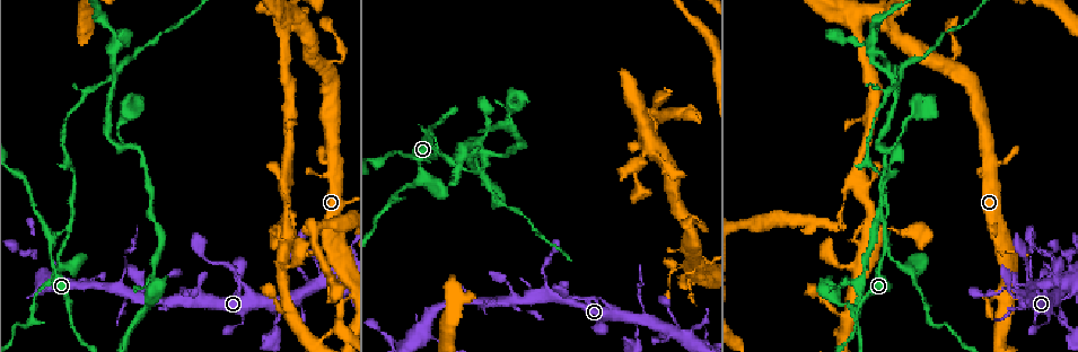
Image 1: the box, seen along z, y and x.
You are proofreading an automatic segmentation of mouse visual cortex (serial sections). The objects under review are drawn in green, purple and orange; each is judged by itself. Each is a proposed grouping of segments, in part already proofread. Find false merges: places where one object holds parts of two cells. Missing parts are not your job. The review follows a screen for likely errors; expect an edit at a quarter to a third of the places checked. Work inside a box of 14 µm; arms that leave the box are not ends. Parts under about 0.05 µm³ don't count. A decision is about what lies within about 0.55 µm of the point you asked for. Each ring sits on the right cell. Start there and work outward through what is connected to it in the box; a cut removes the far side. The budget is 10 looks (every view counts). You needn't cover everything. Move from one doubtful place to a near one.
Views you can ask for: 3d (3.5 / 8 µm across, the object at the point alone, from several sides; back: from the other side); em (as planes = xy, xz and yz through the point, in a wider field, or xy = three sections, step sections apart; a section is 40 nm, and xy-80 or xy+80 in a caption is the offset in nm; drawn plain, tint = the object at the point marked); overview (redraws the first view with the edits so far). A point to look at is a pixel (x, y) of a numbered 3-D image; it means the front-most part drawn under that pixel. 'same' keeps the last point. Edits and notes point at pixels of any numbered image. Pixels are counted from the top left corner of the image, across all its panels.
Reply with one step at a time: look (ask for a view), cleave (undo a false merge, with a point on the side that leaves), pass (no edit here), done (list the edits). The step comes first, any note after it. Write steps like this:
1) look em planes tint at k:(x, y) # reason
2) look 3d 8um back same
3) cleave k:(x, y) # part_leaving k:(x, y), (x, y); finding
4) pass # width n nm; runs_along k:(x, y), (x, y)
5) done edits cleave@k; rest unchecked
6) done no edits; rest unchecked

look 3d 3.5um at 1:(326, 64) # narrows sharply

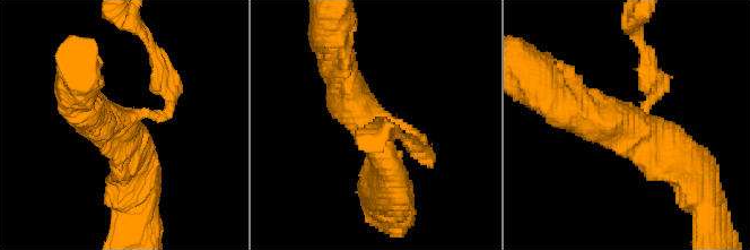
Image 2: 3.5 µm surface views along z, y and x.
cleave 2:(653, 97) # arms 3; arm_widths 150, 450, 500 nm; part_leaving 2:(146, 112), (169, 109), (149, 43); a second cell is stuck on

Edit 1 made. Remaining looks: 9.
look overview

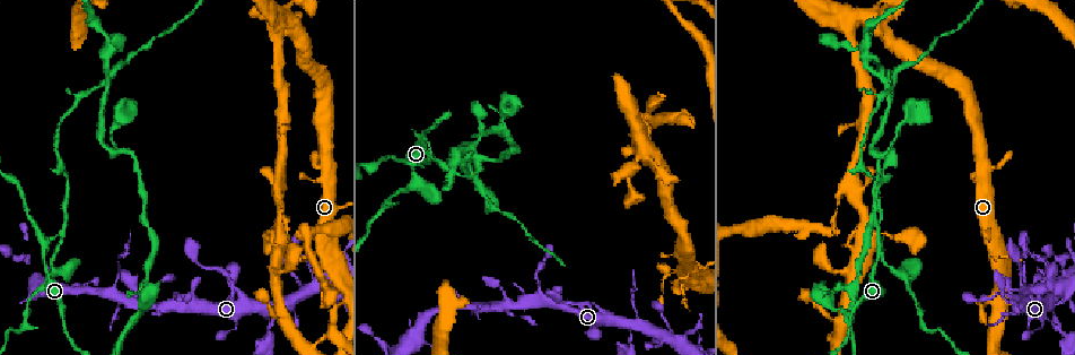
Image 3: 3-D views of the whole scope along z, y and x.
look 3d 3.5um at 3:(676, 342) # two arms in line, one across

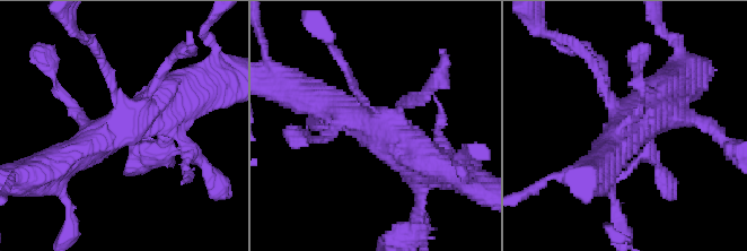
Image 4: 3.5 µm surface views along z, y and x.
pass # runs_along 4:(317, 102), (376, 122), (432, 165); all the same cell

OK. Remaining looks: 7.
look 3d 3.5um at 3:(595, 305) # narrows sharply

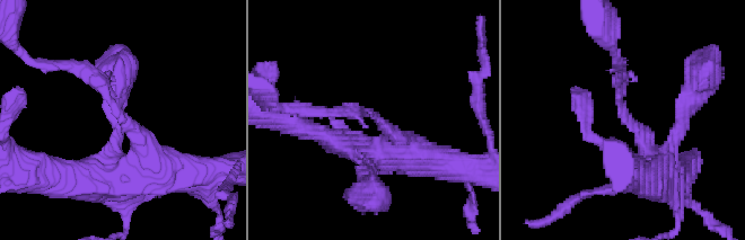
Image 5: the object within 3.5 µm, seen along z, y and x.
look em xy step 2 tint at 5:(624, 100) # arm_widths 150, 250 nm

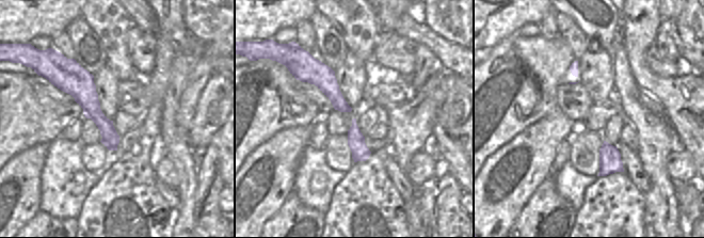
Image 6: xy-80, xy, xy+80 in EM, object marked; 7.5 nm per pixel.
look em xy step 5 tint same

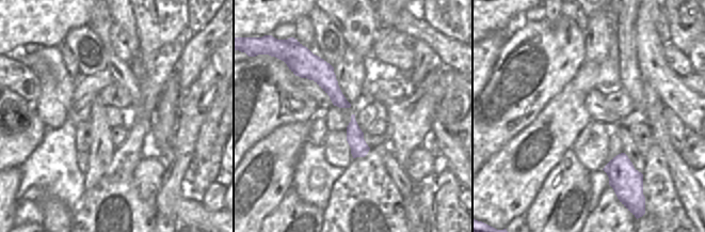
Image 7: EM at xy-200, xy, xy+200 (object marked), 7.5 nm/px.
pass # width 130 nm; runs_along 5:(141, 159), (103, 82), (54, 65); one cell here

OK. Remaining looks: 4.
look 3d 8um at 3:(1005, 299) # thin neck

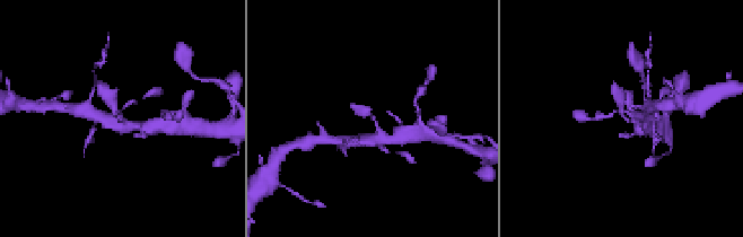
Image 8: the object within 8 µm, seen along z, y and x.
look 3d 3.5um at 8:(117, 117) # zoom in

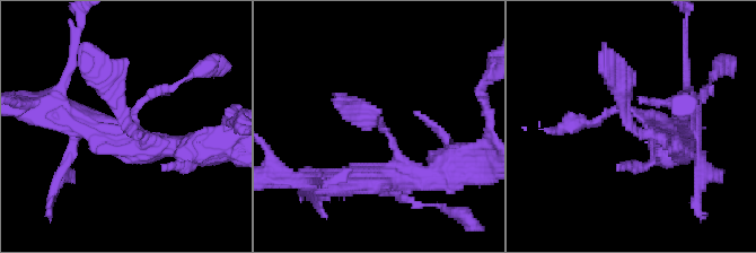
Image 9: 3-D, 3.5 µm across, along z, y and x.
look em xy step 5 tint at 9:(379, 127) # arm_widths 300, 300 nm

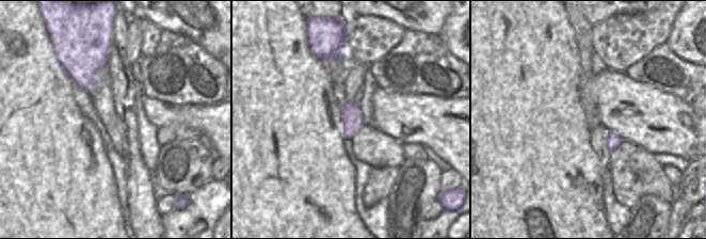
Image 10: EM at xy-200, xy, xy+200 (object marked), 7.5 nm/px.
pass # runs_along 9:(684, 148), (629, 120), (612, 61); continuous, no second cell

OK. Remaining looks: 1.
done edits cleave@2; rest unchecked

